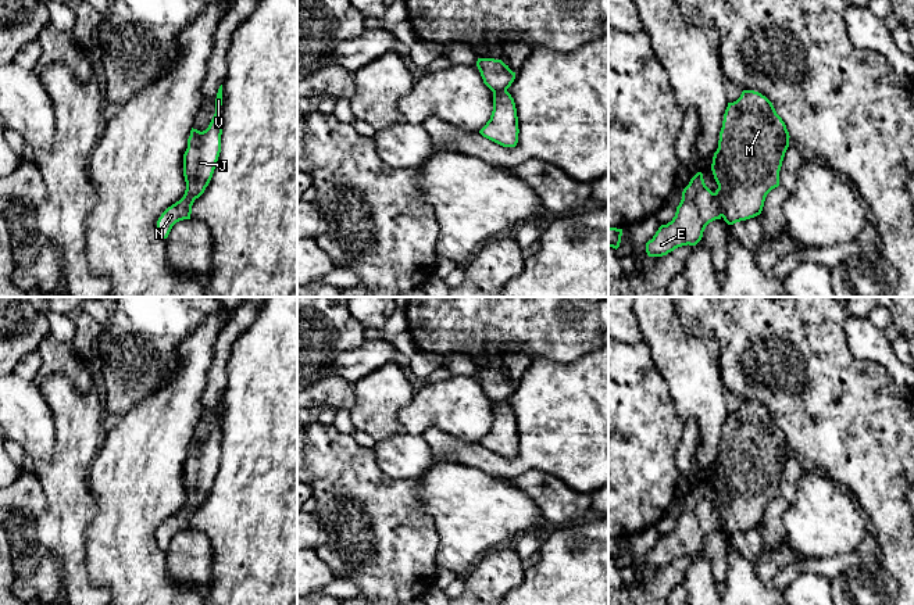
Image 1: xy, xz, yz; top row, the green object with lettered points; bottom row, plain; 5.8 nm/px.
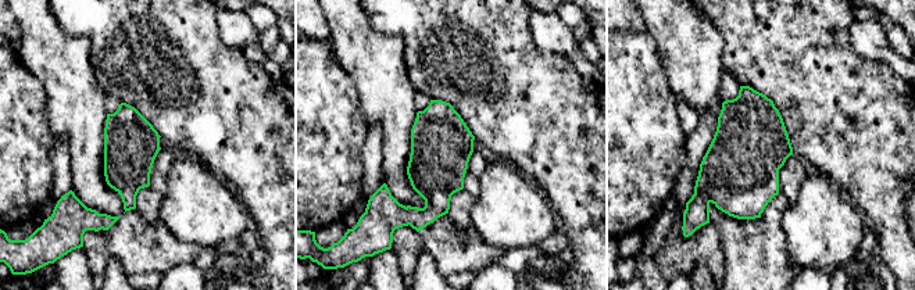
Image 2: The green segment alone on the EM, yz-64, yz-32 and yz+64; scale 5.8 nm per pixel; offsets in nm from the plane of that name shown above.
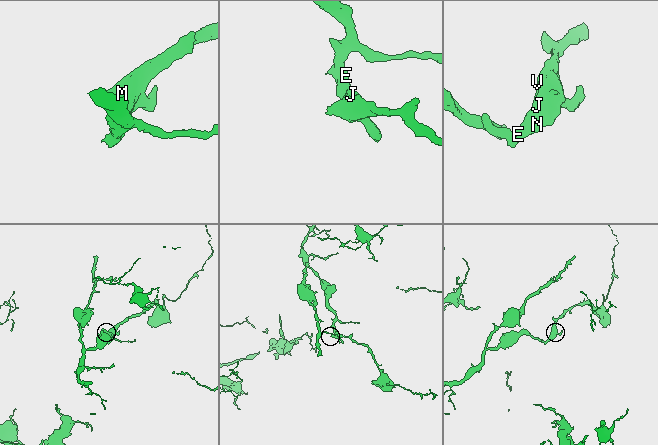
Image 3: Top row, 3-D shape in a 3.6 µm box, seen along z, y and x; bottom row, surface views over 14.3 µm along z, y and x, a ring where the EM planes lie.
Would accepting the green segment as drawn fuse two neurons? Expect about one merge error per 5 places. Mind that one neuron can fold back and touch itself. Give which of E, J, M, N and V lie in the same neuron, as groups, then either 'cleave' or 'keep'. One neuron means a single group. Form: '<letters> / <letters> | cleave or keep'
E J M N V | keep

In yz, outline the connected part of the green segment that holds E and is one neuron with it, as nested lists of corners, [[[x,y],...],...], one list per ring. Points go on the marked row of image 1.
[[[743,90],[736,101],[728,103],[711,164],[718,189],[713,193],[706,186],[703,173],[697,172],[683,189],[672,221],[661,225],[646,243],[647,255],[663,257],[678,247],[696,246],[706,226],[715,219],[722,218],[728,225],[733,225],[760,215],[767,194],[779,186],[779,171],[789,147],[789,137],[785,122],[761,93]]]

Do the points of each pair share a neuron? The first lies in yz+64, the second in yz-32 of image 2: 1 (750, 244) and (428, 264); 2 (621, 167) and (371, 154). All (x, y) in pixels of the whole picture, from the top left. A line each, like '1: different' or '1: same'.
1: same
2: different

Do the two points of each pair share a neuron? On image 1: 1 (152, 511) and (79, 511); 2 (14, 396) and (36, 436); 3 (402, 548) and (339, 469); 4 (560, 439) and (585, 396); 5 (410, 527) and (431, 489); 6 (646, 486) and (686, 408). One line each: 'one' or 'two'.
1: two
2: one
3: one
4: one
5: two
6: two

